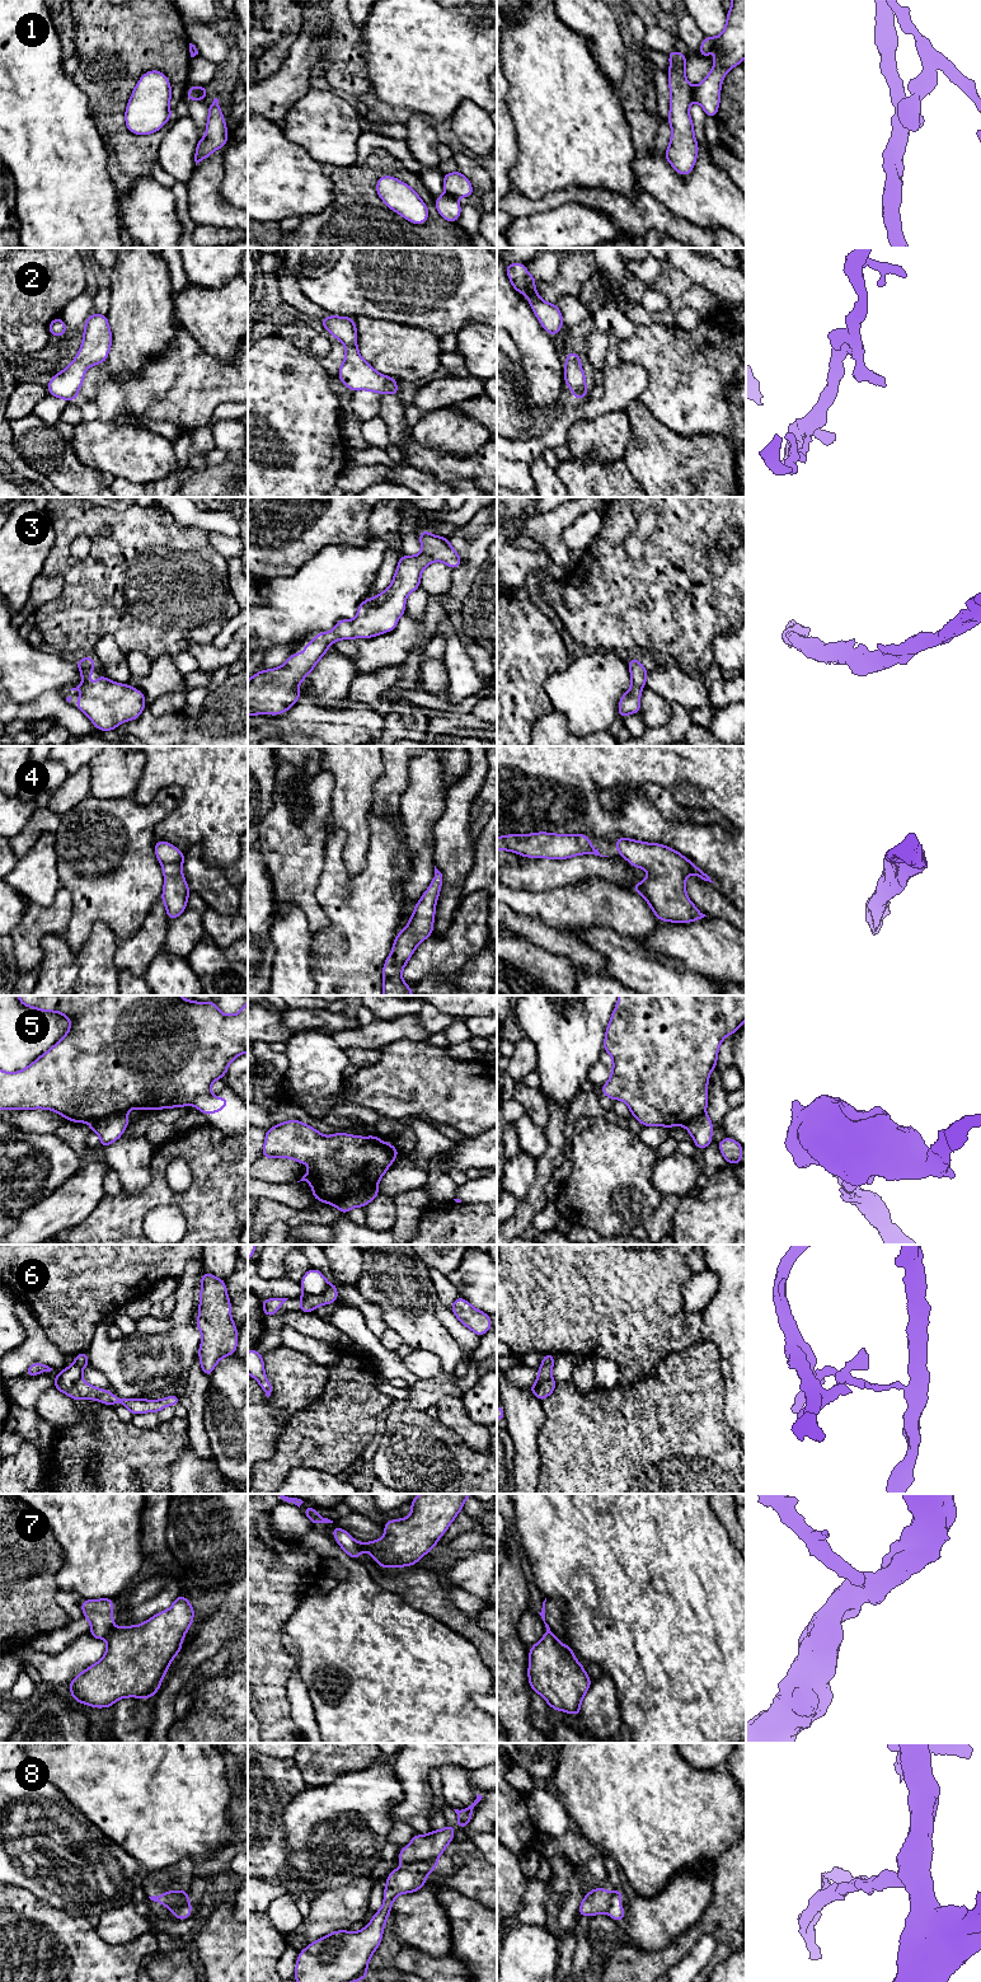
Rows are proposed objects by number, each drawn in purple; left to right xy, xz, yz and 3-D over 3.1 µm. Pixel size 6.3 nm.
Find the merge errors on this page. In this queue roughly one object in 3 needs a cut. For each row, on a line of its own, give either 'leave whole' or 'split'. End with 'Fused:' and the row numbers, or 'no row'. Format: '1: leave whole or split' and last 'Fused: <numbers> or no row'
1: split
2: leave whole
3: leave whole
4: leave whole
5: split
6: split
7: split
8: leave whole
Fused: 1, 5, 6, 7

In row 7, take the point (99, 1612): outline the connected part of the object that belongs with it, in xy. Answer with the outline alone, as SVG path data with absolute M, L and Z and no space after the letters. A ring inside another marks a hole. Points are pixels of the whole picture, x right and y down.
M113 1598L86 1599L80 1603L84 1616L90 1623L93 1639L108 1639L114 1630Z

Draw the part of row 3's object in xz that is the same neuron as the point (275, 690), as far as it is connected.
M423 529L419 533L419 542L422 552L418 556L399 556L396 572L390 586L375 598L363 600L358 605L357 617L353 620L339 619L332 632L319 632L315 639L305 646L300 656L296 655L295 648L282 666L260 670L248 680L248 716L277 716L288 711L301 697L299 684L311 673L333 642L339 639L370 638L395 629L399 618L405 613L407 596L421 586L421 573L431 562L443 562L451 570L463 563L460 556L451 547L450 539L430 534L427 529Z

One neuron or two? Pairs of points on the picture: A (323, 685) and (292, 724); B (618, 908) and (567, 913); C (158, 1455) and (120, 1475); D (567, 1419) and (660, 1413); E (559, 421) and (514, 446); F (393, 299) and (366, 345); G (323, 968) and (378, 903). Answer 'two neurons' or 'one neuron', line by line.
A: two neurons
B: one neuron
C: one neuron
D: one neuron
E: one neuron
F: two neurons
G: one neuron

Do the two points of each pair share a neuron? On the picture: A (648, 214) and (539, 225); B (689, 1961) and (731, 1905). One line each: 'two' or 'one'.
A: two
B: two

